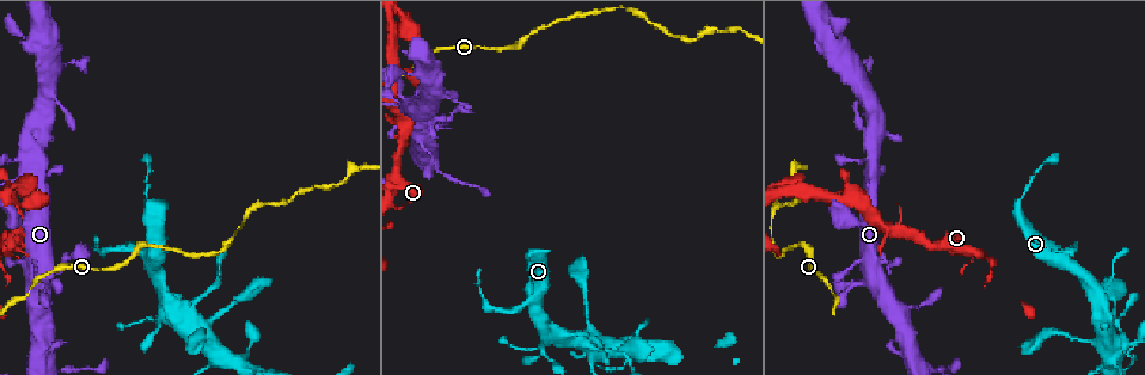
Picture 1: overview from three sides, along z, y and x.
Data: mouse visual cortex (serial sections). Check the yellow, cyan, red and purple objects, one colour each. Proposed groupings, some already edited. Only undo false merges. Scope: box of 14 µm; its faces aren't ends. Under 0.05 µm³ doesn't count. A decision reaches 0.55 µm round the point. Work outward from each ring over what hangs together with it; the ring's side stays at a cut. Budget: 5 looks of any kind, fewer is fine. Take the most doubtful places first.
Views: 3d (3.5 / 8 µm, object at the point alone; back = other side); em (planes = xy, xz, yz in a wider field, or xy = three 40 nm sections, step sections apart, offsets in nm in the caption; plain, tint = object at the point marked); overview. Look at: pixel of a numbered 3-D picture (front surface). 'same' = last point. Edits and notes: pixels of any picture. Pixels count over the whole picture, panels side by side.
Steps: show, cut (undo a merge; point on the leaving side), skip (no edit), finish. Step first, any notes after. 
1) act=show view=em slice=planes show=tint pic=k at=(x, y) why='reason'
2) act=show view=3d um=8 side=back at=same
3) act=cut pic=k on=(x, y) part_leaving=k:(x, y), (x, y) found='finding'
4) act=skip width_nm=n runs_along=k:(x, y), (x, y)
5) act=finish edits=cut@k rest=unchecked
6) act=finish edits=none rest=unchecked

act=show view=3d um=3.5 pic=1 at=(624, 354) why='four arms meet'

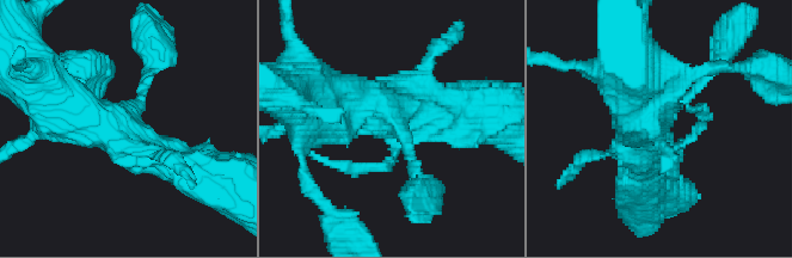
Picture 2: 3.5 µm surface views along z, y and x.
act=show view=em slice=xy step=3 show=tint pic=2 at=(394, 122)

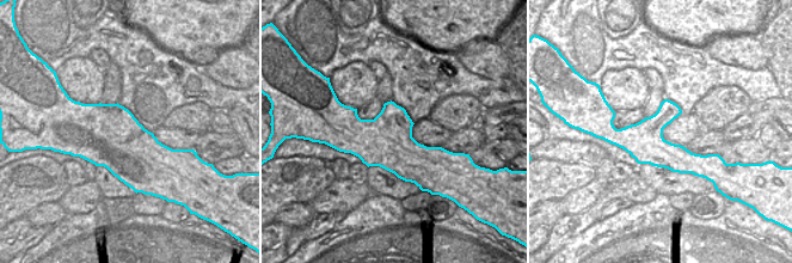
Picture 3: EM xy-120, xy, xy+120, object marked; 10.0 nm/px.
act=show view=em slice=xy step=2 show=tint at=same

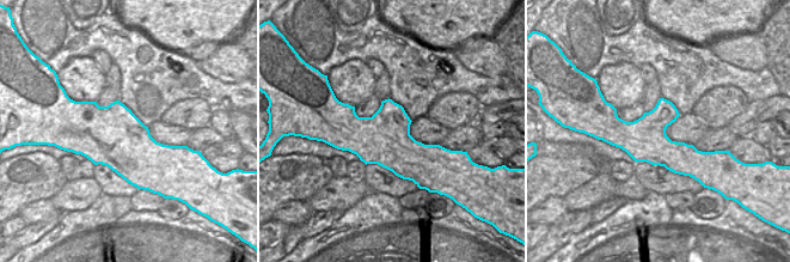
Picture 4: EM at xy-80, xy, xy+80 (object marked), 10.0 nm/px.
act=skip width_nm=500 runs_along=2:(50, 99), (190, 176) found='all the same cell'

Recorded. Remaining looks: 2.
act=show view=3d um=3.5 pic=1 at=(906, 310) why='a narrow waist'

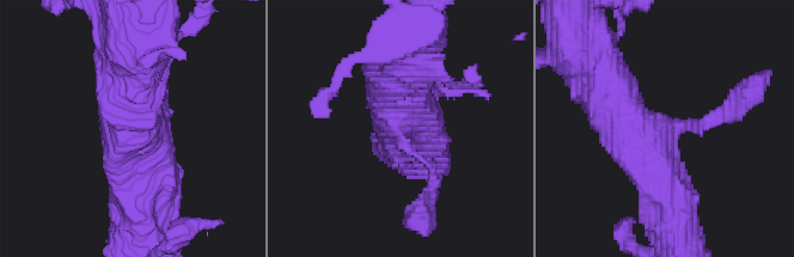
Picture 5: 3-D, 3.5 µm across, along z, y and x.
act=show view=em slice=xy step=1 show=tint pic=5 at=(402, 132)

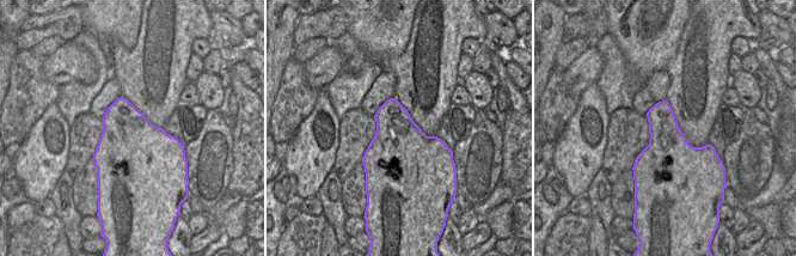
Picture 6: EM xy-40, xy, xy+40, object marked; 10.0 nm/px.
act=skip runs_along=5:(603, 84), (655, 161), (673, 227) found='continuous, no second cell'

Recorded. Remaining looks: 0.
act=finish edits=none rest=unchecked

